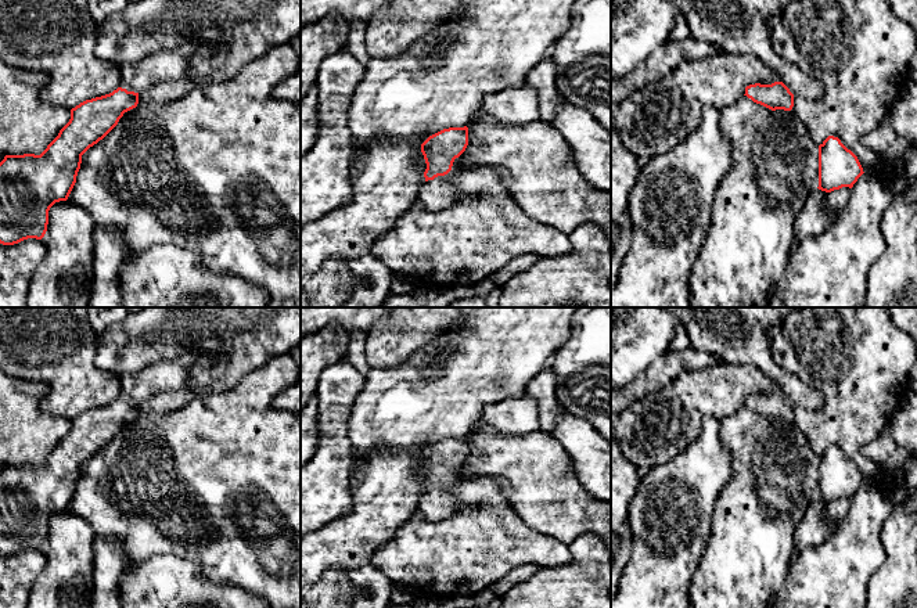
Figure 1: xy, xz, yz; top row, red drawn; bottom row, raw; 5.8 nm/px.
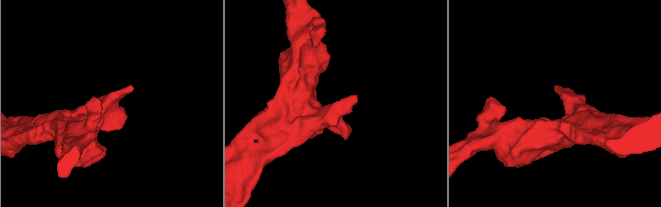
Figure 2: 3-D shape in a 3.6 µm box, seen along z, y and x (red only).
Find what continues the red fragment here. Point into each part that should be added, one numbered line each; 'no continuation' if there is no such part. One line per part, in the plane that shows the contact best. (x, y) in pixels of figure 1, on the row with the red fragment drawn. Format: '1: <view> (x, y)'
1: xz (437, 194)

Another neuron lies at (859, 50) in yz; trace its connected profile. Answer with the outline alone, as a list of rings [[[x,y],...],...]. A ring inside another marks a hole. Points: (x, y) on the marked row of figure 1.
[[[798,0],[784,6],[781,15],[772,21],[770,43],[777,55],[824,87],[819,100],[795,100],[792,107],[816,144],[823,144],[828,136],[838,137],[857,157],[863,172],[874,175],[882,157],[864,147],[862,140],[885,119],[902,84],[909,79],[907,66],[917,50],[913,28],[893,14],[889,0]]]

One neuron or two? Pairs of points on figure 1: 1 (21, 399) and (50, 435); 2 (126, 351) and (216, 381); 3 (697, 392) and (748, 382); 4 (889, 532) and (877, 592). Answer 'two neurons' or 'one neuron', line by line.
1: one neuron
2: one neuron
3: one neuron
4: one neuron

